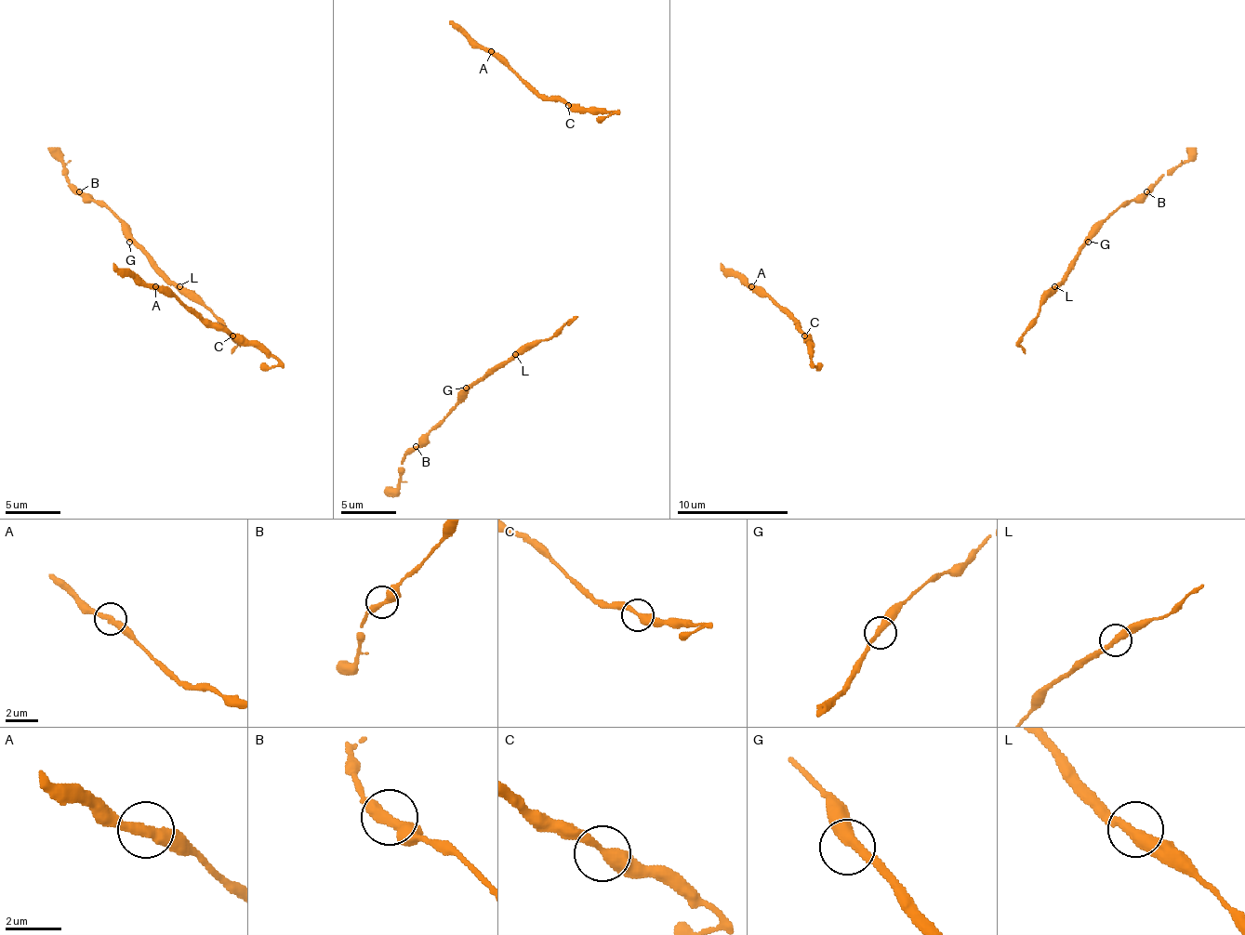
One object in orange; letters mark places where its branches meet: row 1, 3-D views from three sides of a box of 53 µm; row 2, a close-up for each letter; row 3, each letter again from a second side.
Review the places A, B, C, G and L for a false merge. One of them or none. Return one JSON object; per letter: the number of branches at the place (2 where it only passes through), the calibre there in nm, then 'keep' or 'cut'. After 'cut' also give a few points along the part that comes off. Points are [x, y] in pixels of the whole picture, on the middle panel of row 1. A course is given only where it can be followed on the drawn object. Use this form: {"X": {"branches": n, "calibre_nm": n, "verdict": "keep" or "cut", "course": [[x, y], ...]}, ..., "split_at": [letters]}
{"A": {"branches": 2, "calibre_nm": 360, "verdict": "keep"}, "B": {"branches": 2, "calibre_nm": 380, "verdict": "keep"}, "C": {"branches": 2, "calibre_nm": 400, "verdict": "keep"}, "G": {"branches": 2, "calibre_nm": 360, "verdict": "keep"}, "L": {"branches": 2, "calibre_nm": 360, "verdict": "keep"}, "split_at": []}

